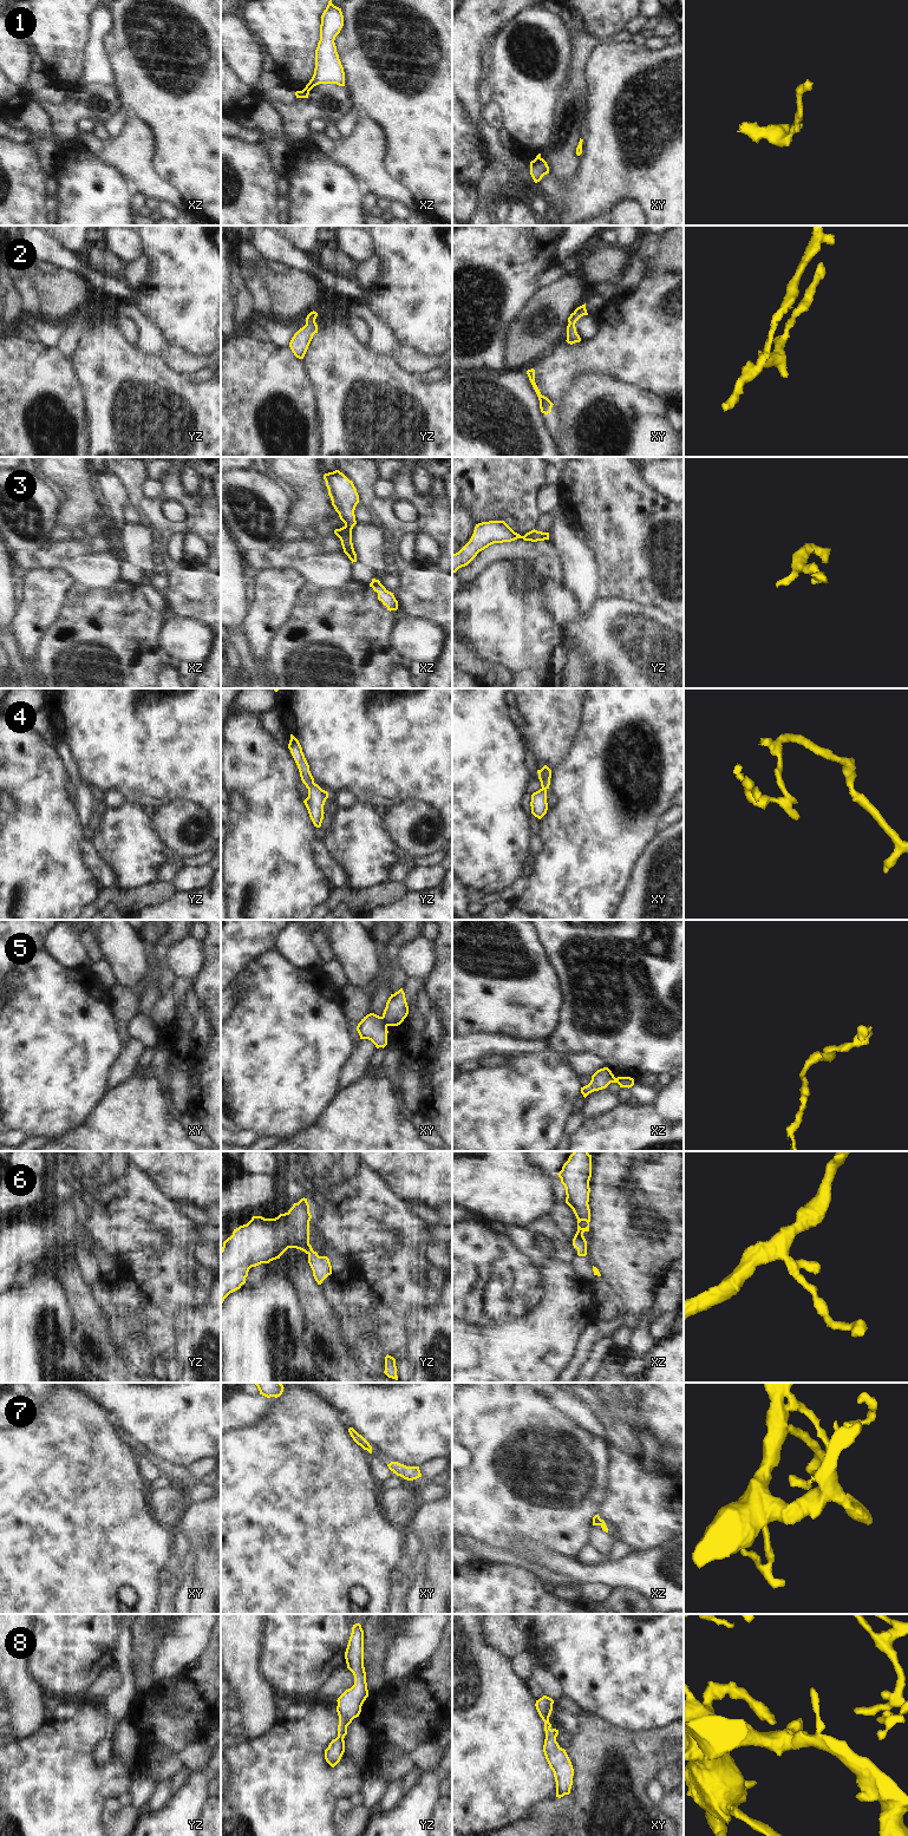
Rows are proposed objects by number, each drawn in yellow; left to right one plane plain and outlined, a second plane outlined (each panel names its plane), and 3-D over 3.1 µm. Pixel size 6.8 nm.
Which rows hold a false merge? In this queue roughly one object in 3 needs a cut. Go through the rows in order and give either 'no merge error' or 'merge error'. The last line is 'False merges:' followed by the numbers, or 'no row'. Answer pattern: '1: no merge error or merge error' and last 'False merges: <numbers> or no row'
1: merge error
2: no merge error
3: no merge error
4: no merge error
5: merge error
6: no merge error
7: no merge error
8: no merge error
False merges: 1, 5

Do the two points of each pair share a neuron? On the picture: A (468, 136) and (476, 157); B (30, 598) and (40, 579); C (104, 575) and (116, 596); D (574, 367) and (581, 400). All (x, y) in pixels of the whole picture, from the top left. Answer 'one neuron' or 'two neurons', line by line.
A: one neuron
B: one neuron
C: two neurons
D: two neurons

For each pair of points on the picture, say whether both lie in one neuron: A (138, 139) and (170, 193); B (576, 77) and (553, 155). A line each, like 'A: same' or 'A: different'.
A: same
B: same

